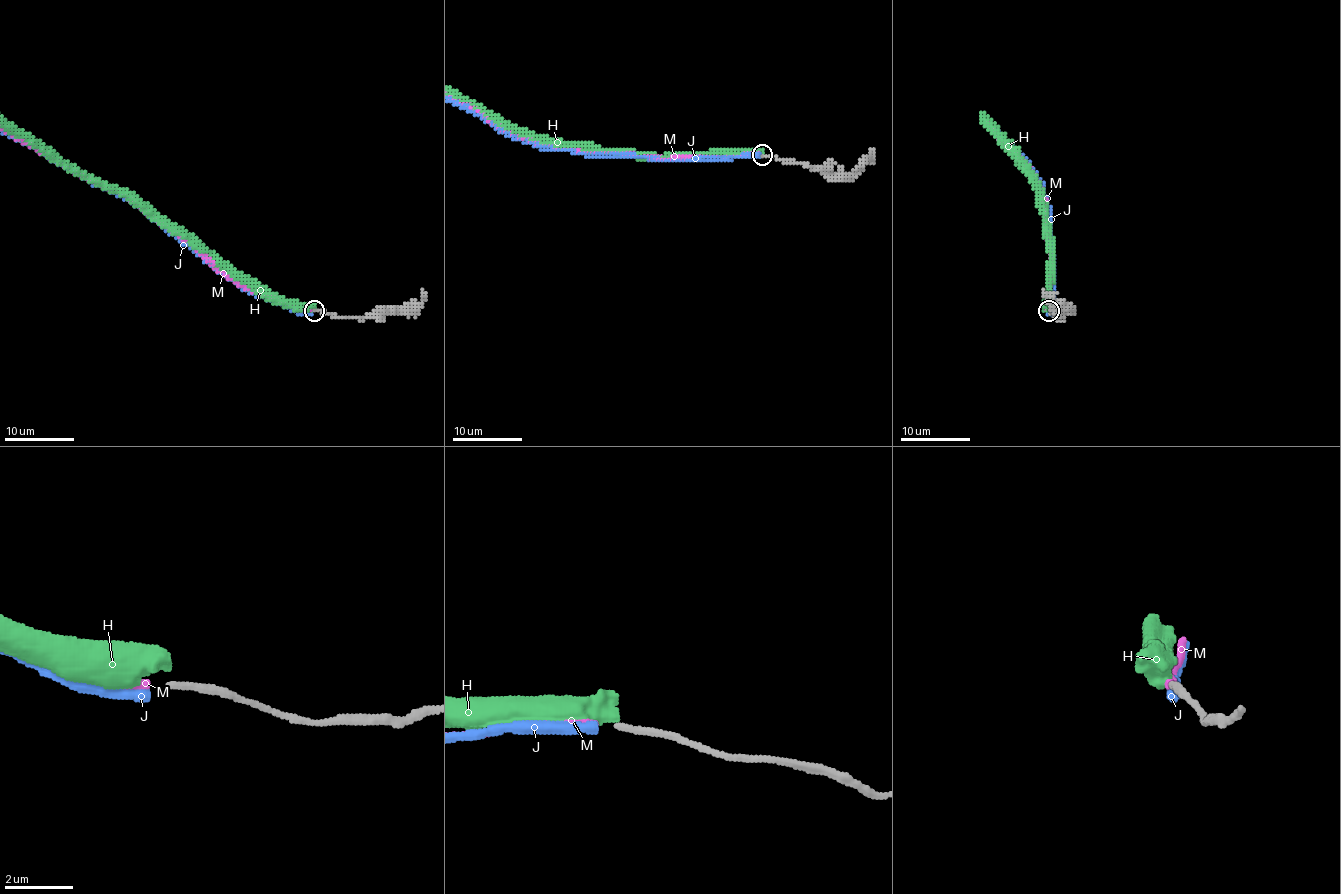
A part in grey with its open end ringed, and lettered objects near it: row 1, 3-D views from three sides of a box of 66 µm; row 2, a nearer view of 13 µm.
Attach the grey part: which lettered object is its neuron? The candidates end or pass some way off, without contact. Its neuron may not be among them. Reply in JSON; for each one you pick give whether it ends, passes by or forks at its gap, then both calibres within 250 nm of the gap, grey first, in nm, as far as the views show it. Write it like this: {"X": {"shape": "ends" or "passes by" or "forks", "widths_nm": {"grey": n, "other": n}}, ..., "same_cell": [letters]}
{"M": {"shape": "ends", "widths_nm": {"grey": 190, "other": 240}}, "same_cell": ["M"]}

